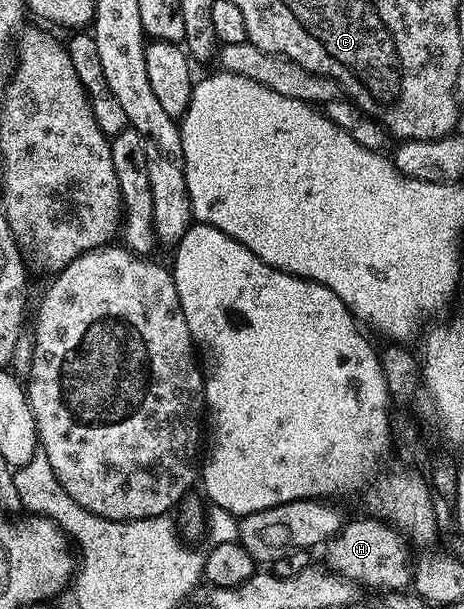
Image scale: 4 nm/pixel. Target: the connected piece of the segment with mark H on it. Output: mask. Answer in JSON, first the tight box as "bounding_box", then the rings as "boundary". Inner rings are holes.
{"bounding_box":[323,521,414,591],"boundary":[[[352,521],[323,546],[323,564],[332,572],[364,585],[382,585],[388,591],[402,591],[414,581],[414,561],[408,558],[409,542],[399,529],[376,521]]]}

